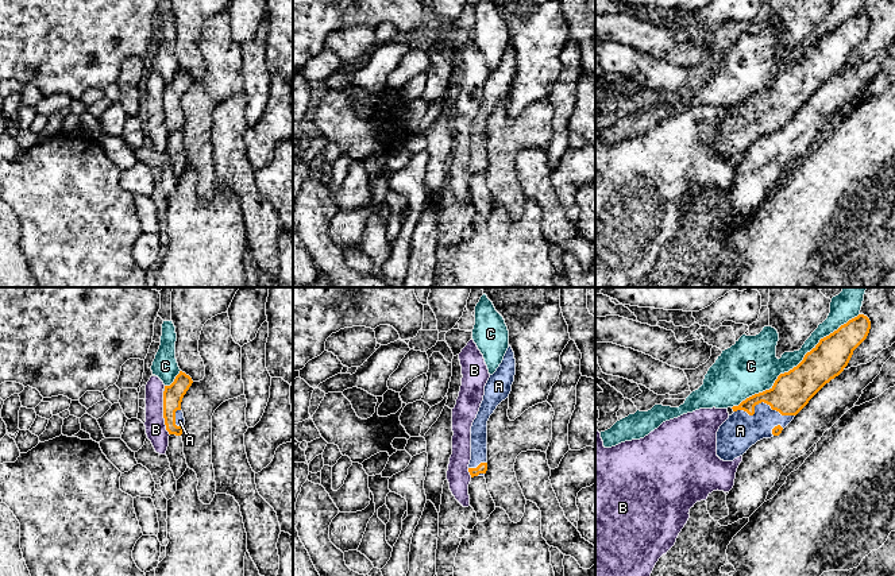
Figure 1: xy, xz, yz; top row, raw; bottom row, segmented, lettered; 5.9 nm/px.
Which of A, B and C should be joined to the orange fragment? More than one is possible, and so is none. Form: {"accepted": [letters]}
{"accepted": ["A"]}

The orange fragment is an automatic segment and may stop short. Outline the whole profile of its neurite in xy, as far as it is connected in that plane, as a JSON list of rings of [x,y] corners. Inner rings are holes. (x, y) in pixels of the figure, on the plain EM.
[[[180,69],[170,84],[163,89],[163,116],[169,132],[181,134],[185,127],[185,116],[181,108],[181,100],[193,78],[189,73]]]

